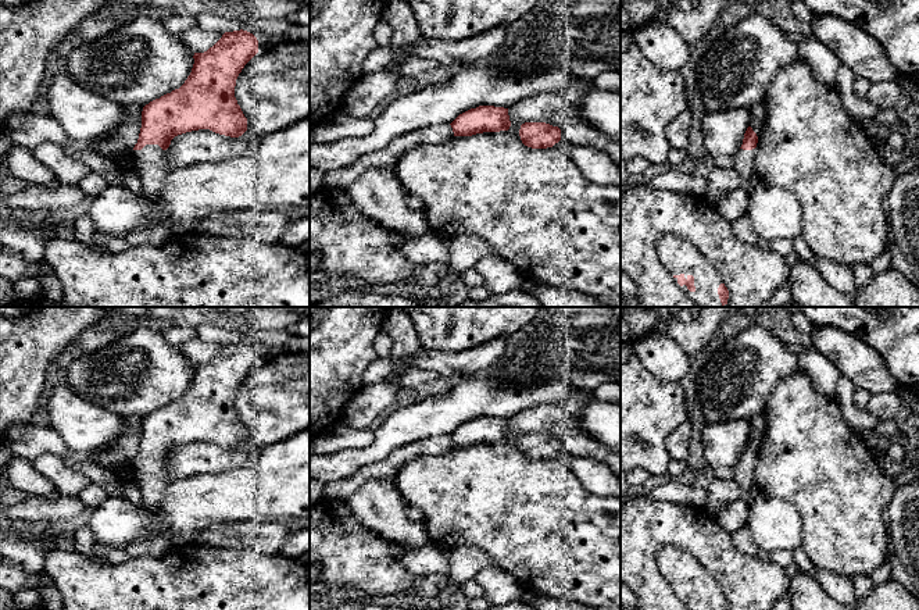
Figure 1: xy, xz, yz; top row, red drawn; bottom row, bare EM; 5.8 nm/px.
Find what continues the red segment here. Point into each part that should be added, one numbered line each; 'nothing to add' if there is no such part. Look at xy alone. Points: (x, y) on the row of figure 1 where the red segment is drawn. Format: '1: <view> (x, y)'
1: xy (152, 161)

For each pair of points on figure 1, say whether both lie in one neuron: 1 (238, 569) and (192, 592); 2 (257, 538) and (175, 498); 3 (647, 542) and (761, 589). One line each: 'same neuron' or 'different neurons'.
1: same neuron
2: different neurons
3: same neuron

